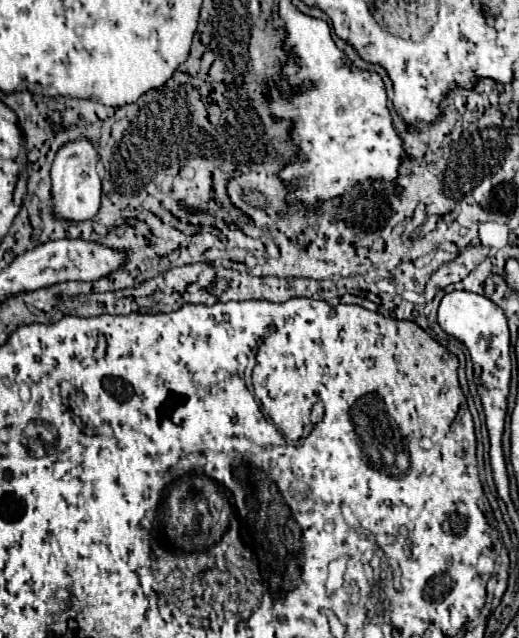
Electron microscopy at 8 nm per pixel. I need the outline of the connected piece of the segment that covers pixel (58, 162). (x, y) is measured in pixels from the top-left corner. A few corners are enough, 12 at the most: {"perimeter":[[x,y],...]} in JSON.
{"perimeter":[[88,138],[52,162],[54,214],[90,220],[100,208],[98,152]]}

